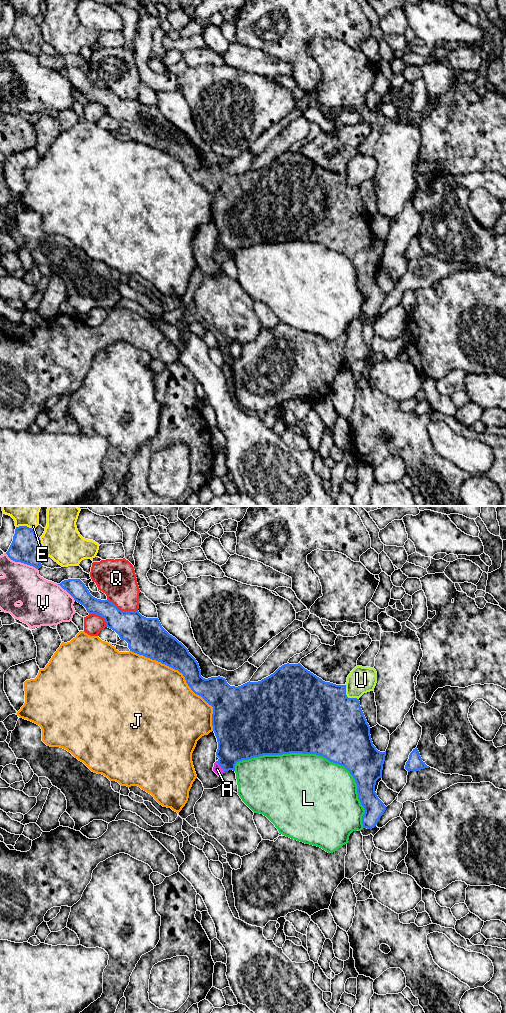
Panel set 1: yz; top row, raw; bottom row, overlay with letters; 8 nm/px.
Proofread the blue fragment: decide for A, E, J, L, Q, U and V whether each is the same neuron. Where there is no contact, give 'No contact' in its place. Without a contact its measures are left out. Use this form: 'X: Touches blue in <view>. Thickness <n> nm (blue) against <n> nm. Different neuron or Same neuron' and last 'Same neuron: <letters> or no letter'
A: Touches blue in yz. Thickness 320 nm (blue) against 70 nm. Same neuron
E: Touches blue in yz. Thickness 240 nm (blue) against 130 nm. Different neuron
J: Touches blue in yz. Thickness 220 nm (blue) against 480 nm. Different neuron
L: Touches blue in yz. Thickness 500 nm (blue) against 500 nm. Different neuron
Q: Touches blue in yz. Thickness 280 nm (blue) against 300 nm. Different neuron
U: Touches blue in yz. Thickness 500 nm (blue) against 220 nm. Different neuron
V: Touches blue in yz. Thickness 240 nm (blue) against 300 nm. Different neuron
Same neuron: A

